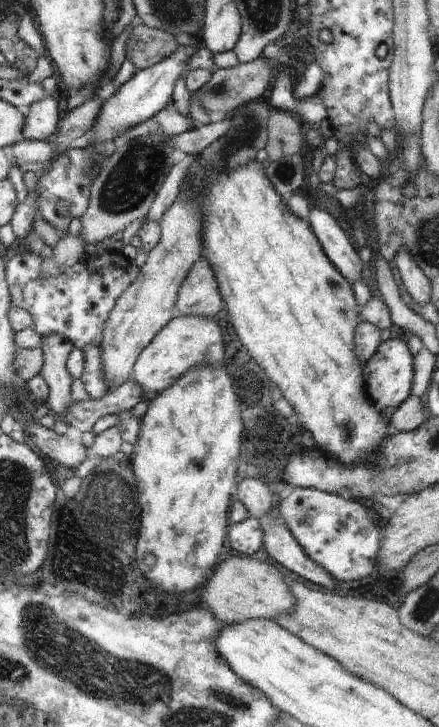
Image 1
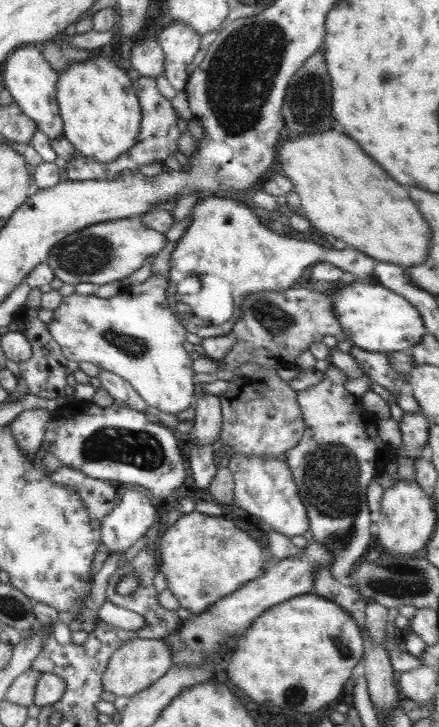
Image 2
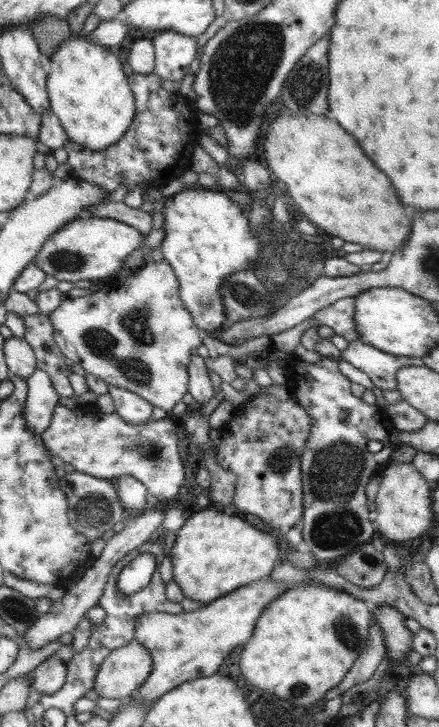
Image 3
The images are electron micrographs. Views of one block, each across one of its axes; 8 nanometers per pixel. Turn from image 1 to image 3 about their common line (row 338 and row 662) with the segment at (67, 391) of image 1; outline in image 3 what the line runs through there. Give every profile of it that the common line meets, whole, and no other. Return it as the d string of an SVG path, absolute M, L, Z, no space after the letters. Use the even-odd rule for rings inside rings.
M71 644L62 645L58 651L42 661L32 672L32 688L45 695L59 691L67 675L66 662L74 653L75 650Z

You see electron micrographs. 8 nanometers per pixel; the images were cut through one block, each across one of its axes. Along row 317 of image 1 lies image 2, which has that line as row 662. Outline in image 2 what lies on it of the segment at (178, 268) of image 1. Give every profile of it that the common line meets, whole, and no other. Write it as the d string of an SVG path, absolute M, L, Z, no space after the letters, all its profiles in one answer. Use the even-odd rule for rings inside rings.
M135 638L126 641L112 654L106 673L102 676L102 687L116 696L134 696L162 678L175 665L172 649L162 639Z

